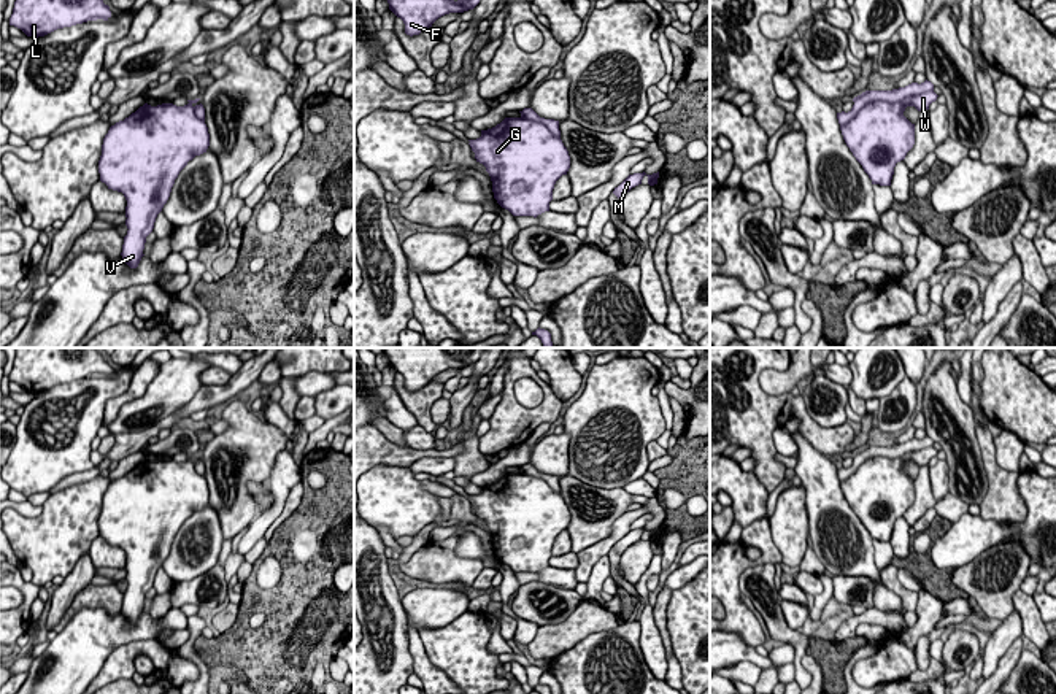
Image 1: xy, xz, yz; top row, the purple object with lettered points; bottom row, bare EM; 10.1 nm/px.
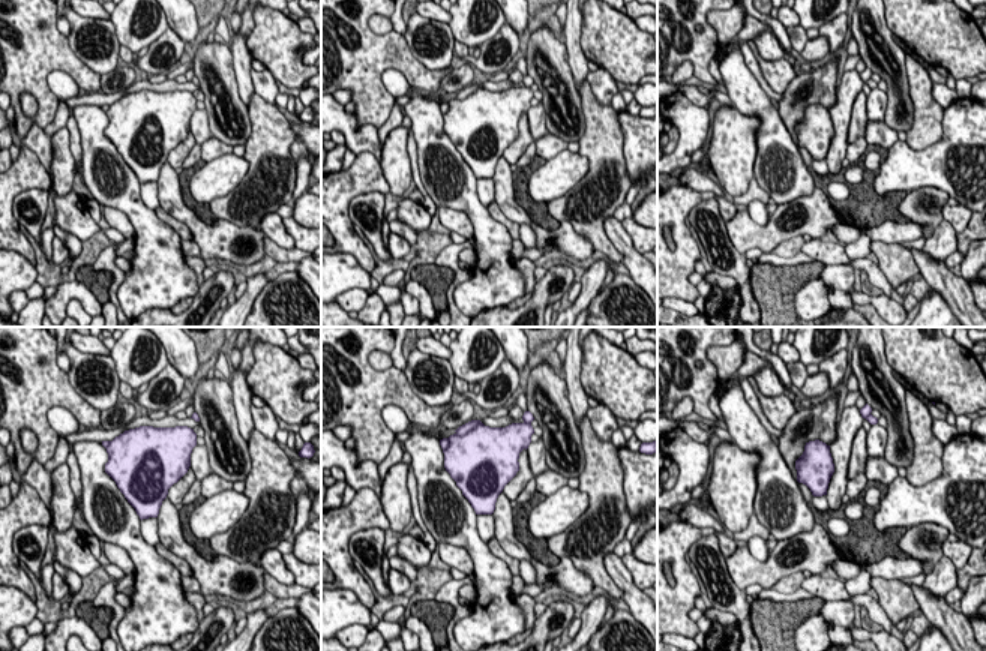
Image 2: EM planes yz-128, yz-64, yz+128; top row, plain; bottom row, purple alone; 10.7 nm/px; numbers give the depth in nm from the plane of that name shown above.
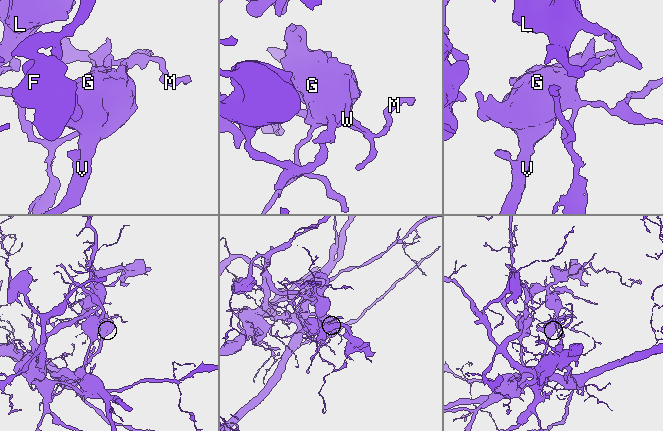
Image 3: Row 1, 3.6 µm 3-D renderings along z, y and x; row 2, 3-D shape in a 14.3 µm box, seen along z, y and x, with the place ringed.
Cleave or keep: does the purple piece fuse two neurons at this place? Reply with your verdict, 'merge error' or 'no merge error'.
merge error

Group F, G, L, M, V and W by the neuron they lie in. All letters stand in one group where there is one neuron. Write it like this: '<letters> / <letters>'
F G V W / L M

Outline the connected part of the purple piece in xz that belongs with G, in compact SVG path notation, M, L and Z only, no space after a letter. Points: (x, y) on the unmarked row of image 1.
M505 473L481 492L468 495L476 518L486 522L497 559L513 572L534 572L549 567L556 537L567 530L570 511L561 492L554 492L543 480L524 473Z

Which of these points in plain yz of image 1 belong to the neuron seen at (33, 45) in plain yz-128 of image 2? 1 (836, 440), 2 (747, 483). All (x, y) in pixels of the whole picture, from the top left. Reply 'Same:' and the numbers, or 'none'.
Same: 1

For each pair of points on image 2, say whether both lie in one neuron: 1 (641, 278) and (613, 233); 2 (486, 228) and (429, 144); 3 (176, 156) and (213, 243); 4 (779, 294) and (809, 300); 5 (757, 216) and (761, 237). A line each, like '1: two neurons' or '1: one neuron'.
1: one neuron
2: one neuron
3: two neurons
4: two neurons
5: two neurons

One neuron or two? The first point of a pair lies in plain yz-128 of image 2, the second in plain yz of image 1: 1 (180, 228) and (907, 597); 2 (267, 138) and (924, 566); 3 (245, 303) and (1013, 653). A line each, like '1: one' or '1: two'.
1: one
2: two
3: two

